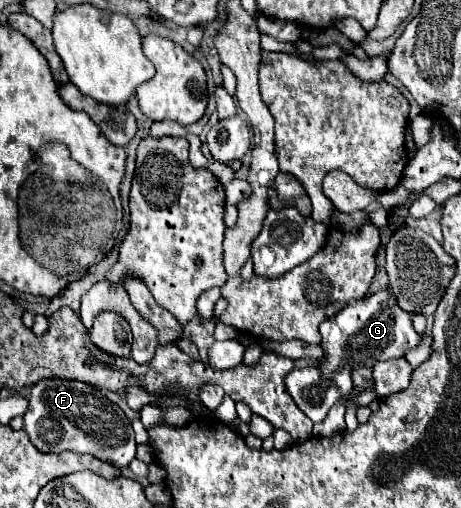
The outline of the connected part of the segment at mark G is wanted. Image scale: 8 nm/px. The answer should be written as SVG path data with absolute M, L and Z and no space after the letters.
M383 288L371 296L349 302L339 314L327 318L319 326L323 348L321 364L307 366L303 370L291 370L285 378L287 392L315 424L323 422L327 412L353 390L353 368L373 367L377 362L399 358L421 344L421 336L415 332L411 318L413 314L407 314L399 302L395 302L391 288Z

